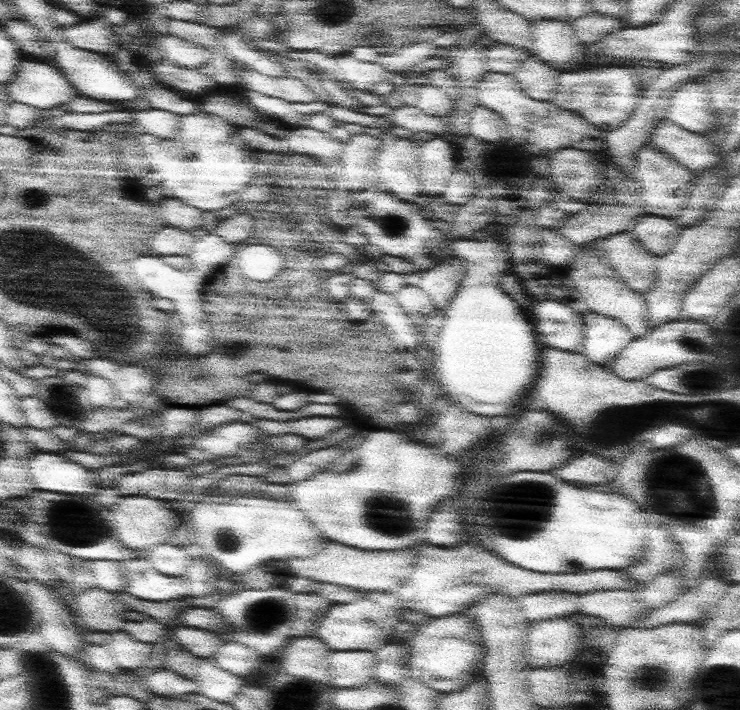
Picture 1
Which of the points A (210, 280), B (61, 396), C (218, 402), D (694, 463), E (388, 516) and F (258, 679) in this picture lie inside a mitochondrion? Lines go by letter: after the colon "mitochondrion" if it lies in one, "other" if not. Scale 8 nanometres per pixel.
A: other
B: mitochondrion
C: other
D: mitochondrion
E: mitochondrion
F: other

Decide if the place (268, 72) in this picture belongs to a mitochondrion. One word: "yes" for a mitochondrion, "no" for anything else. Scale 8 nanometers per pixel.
no

